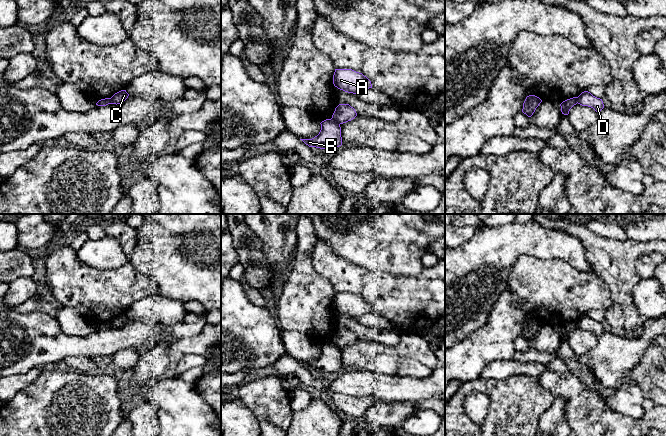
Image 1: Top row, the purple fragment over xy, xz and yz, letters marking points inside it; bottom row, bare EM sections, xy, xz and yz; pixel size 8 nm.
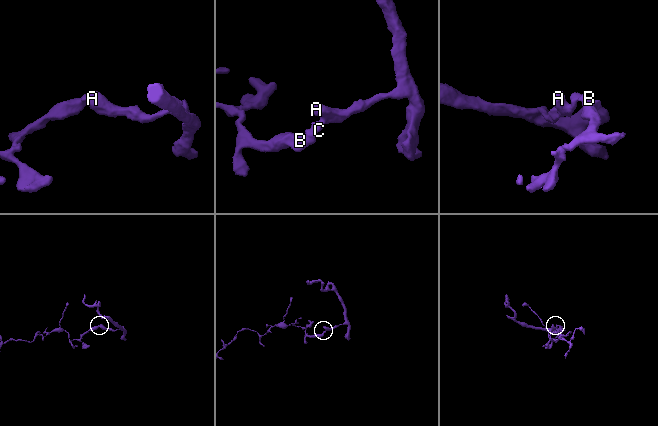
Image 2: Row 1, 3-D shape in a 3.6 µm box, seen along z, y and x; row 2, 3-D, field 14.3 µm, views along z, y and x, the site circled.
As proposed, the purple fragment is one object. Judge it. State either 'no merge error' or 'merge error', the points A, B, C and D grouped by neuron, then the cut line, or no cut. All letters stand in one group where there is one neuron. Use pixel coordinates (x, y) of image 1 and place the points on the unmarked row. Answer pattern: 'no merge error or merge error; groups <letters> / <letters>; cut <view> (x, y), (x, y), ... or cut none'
merge error; groups A C / B D; cut xz (331, 342), (339, 348)

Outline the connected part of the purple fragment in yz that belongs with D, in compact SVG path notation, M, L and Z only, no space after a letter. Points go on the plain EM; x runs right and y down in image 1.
M584 315L577 321L577 327L582 330L593 332L596 336L600 336L604 332L602 323L593 320L590 316Z

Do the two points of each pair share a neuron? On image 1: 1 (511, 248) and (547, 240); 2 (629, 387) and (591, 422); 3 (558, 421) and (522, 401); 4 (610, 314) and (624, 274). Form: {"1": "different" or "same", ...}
{"1": "same", "2": "different", "3": "different", "4": "different"}

